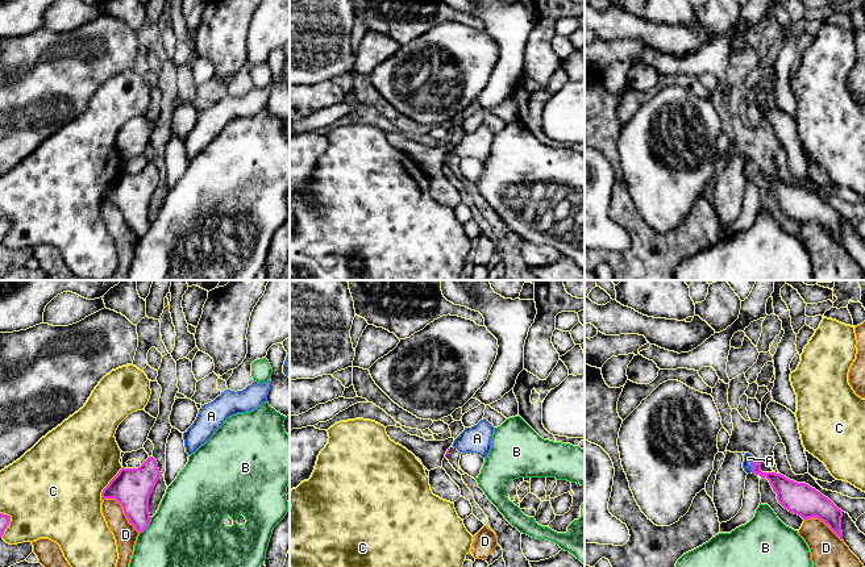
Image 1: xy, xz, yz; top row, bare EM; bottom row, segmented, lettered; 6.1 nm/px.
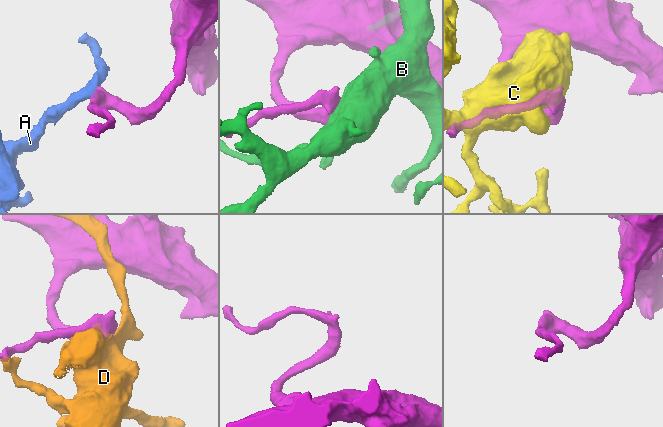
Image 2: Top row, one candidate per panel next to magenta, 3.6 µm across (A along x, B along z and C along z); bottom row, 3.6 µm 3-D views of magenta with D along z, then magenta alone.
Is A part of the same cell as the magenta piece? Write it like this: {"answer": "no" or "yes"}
{"answer": "yes"}

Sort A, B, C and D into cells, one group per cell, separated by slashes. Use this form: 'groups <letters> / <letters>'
groups A / B / C / D

